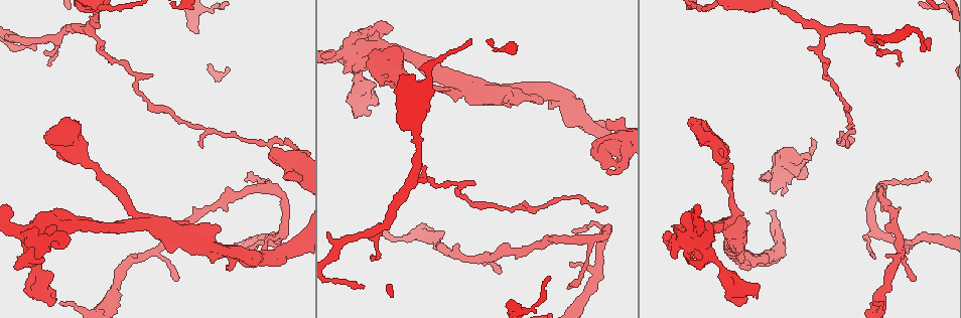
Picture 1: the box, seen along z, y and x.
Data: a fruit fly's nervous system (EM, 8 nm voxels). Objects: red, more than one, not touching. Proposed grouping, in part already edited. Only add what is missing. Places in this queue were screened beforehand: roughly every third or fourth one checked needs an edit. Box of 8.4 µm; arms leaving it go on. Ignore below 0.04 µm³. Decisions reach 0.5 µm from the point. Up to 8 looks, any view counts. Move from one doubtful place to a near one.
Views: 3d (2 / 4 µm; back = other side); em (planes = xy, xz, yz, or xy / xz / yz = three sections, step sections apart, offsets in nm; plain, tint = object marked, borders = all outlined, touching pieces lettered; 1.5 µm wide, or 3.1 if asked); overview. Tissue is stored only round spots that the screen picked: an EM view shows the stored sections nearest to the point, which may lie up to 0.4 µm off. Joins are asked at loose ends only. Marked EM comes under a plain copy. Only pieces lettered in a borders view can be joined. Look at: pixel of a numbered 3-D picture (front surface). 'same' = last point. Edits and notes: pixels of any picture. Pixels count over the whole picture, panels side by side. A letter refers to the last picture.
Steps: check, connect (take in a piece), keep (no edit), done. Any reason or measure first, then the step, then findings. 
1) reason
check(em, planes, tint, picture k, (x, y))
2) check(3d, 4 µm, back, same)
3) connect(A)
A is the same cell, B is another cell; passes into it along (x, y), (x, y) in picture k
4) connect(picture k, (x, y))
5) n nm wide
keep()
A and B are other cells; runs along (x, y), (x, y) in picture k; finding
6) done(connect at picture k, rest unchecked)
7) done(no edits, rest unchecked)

an open end
check(em, xz, step 4, borders, picture 1, (386, 34))

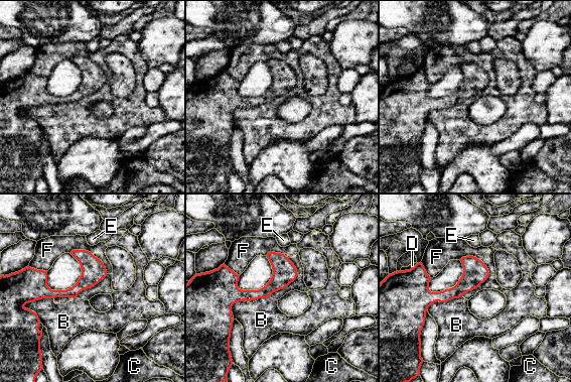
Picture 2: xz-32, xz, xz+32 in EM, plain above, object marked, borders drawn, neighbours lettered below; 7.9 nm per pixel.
another direction
check(em, planes, borders, same)

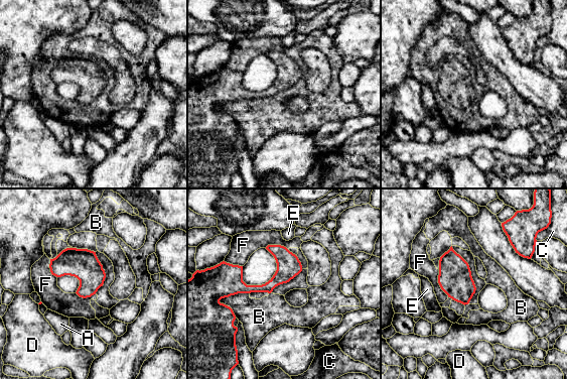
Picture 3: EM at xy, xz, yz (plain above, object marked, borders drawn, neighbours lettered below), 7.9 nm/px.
B touches over 260 nm
keep()
A, B, C, D, E and F are other cells; no lettered piece goes on from it

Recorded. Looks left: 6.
check(3d, 4 µm, picture 1, (176, 278))

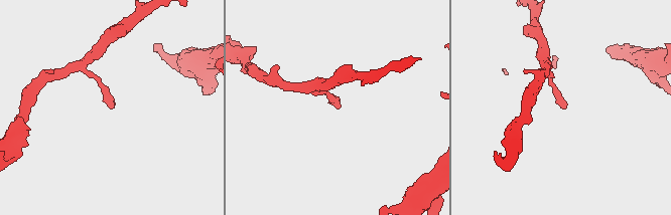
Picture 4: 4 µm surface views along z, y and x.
now the EM
check(em, planes, borders, picture 4, (339, 107))

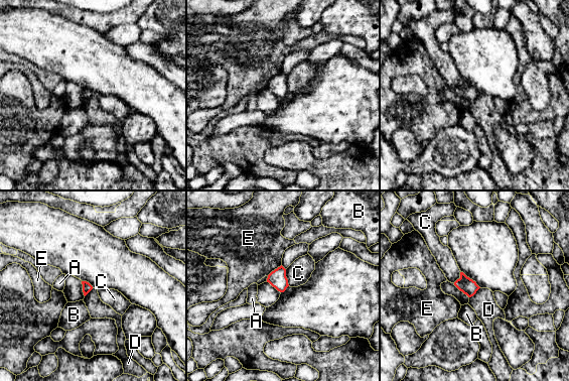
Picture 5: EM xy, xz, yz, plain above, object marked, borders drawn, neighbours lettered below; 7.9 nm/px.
keep()
A, B, C, D and E are other cells; border along (479, 287), (469, 297) in picture 5; none of them fits

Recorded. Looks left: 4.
thin end
check(em, xz, step 8, tint, picture 1, (851, 144))

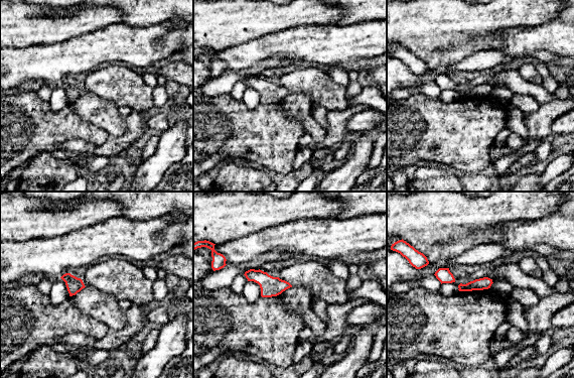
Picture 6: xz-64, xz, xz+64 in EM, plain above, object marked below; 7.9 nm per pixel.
check(em, planes, borders, same)

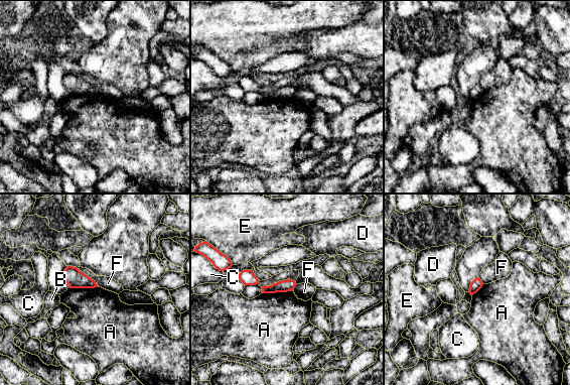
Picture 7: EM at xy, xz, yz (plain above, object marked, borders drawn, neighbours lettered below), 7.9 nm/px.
keep()
A, B, C, D, E and F are other cells; border along (292, 289), (262, 292) in picture 7; no lettered piece goes on from it

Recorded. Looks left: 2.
done(no edits, rest unchecked)

